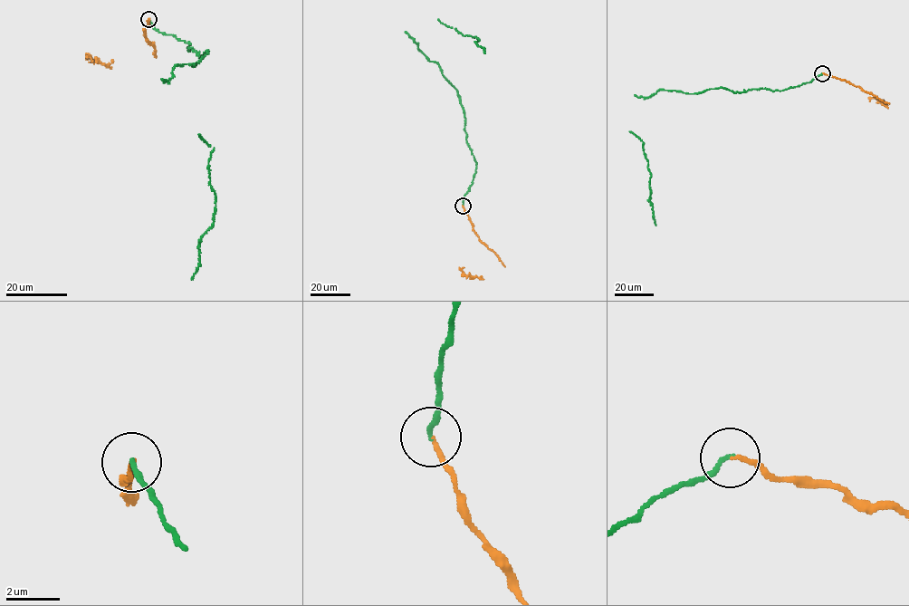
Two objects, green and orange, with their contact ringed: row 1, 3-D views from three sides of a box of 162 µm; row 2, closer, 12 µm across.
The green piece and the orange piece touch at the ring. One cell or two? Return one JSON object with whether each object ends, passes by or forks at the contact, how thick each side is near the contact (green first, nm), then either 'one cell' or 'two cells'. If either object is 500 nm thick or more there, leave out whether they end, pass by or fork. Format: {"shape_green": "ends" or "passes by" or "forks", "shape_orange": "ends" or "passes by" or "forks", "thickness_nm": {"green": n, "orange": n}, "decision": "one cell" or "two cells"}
{"shape_green": "ends", "shape_orange": "ends", "thickness_nm": {"green": 180, "orange": 150}, "decision": "one cell"}

